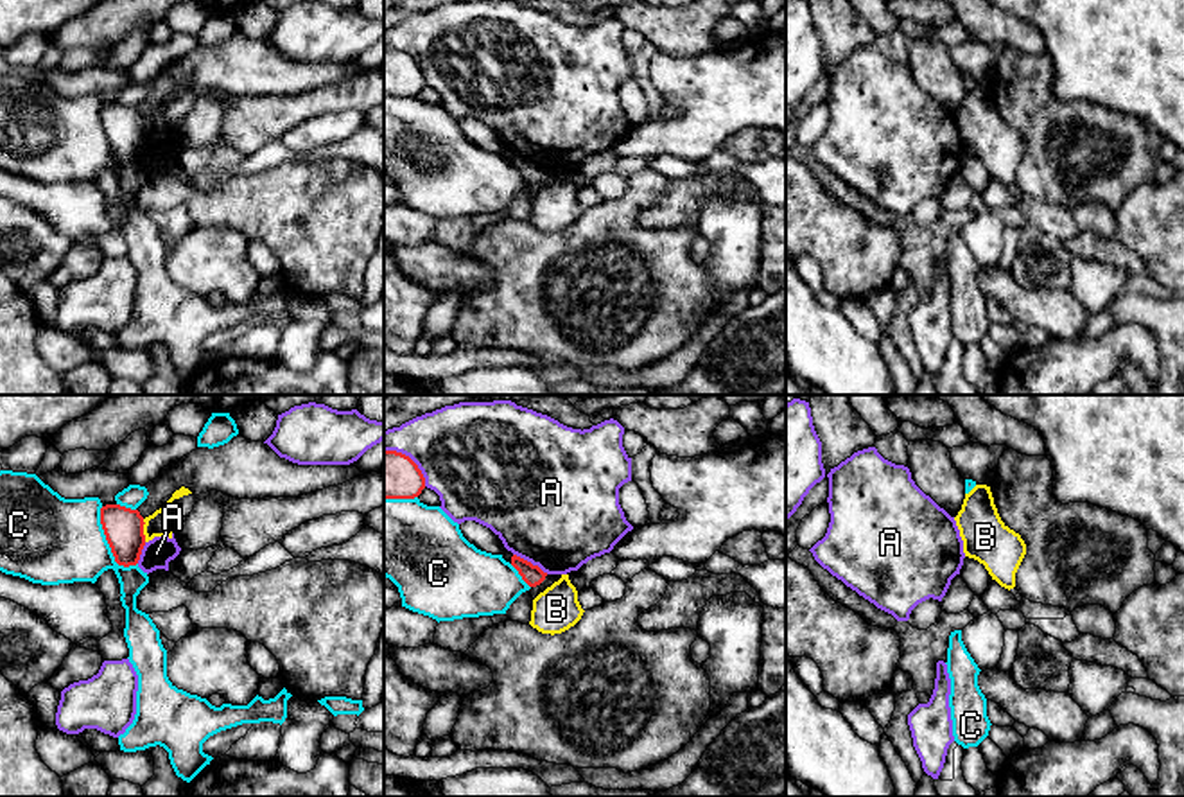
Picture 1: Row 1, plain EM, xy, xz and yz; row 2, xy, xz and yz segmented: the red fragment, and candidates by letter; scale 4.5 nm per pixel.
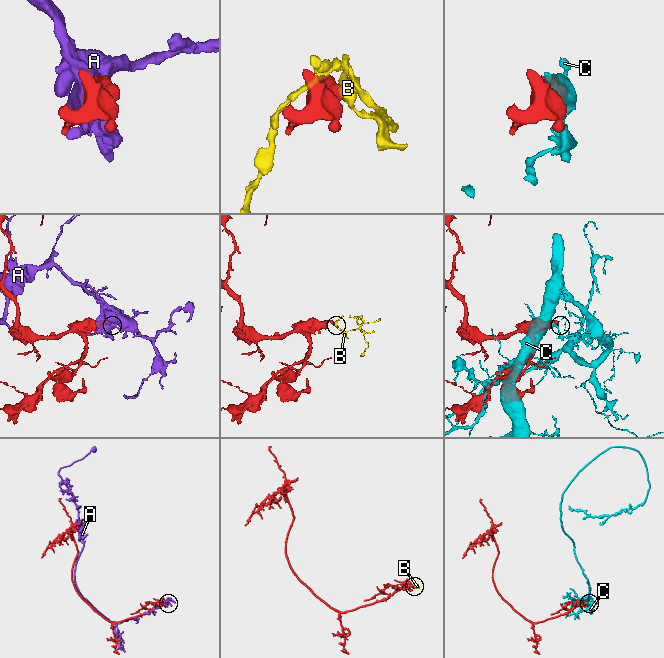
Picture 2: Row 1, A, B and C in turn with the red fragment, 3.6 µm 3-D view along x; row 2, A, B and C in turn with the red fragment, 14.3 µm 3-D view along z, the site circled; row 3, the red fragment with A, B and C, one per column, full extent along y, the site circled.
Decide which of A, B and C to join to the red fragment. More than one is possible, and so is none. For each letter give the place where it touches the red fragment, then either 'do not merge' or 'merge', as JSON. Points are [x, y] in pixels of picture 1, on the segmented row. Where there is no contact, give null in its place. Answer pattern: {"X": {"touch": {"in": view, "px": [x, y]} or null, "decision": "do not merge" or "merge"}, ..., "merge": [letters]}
{"A": {"touch": {"in": "xz", "px": [530, 562]}, "decision": "do not merge"}, "B": {"touch": {"in": "xy", "px": [142, 530]}, "decision": "do not merge"}, "C": {"touch": {"in": "xy", "px": [108, 543]}, "decision": "do not merge"}, "merge": []}

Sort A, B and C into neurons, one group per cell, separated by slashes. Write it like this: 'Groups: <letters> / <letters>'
Groups: A / B / C

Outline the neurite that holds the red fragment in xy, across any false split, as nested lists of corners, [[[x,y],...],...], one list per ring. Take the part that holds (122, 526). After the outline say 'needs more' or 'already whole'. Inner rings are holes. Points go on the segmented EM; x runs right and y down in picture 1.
[[[106,504],[100,508],[100,524],[115,562],[124,567],[136,565],[145,546],[145,522],[140,512]]]; already whole

